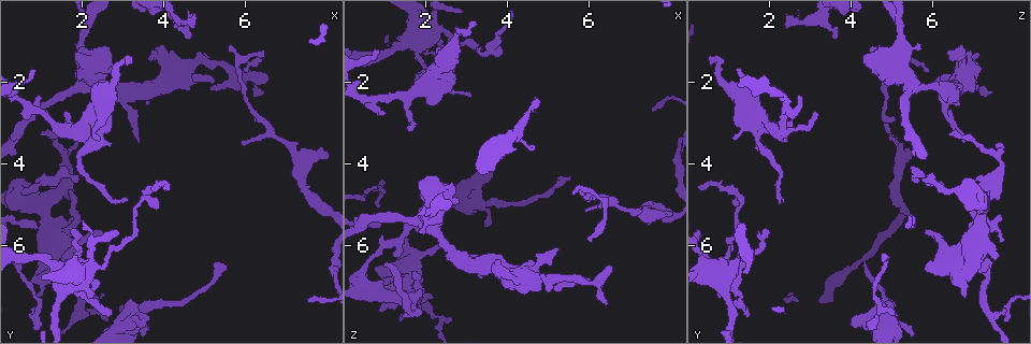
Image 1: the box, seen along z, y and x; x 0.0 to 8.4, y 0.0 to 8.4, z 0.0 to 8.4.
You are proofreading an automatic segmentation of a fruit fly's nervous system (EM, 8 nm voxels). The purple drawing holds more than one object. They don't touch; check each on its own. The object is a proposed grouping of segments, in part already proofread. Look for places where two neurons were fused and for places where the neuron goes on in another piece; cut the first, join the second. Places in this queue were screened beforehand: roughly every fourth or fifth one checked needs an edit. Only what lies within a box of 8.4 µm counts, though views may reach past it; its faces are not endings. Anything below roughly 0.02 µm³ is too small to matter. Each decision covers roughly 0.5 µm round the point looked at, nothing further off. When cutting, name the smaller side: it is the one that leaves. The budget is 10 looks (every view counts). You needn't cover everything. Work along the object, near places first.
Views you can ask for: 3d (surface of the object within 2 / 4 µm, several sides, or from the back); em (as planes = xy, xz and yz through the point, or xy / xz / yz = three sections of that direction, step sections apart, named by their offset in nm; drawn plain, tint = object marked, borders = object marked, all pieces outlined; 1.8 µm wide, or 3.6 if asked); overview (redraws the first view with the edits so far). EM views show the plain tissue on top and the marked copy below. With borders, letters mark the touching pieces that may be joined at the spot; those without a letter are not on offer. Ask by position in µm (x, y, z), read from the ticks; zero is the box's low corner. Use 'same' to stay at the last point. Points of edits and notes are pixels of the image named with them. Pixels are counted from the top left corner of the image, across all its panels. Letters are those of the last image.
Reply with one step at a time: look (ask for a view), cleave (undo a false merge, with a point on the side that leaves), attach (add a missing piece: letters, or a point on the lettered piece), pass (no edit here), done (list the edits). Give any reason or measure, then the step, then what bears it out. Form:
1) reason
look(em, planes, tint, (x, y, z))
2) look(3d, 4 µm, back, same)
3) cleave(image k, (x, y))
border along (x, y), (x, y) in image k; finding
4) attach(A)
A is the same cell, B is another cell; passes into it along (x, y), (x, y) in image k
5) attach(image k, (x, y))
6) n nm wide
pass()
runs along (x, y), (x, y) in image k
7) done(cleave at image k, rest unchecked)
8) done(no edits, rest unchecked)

look(3d, 2 µm, (5.55, 6.50, 4.35))

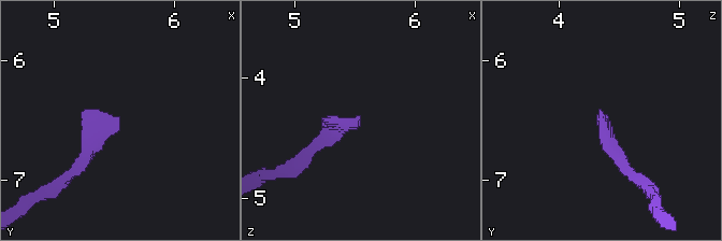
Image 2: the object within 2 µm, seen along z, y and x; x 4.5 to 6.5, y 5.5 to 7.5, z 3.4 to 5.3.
look(em, planes, tint, (5.52, 6.50, 4.34))

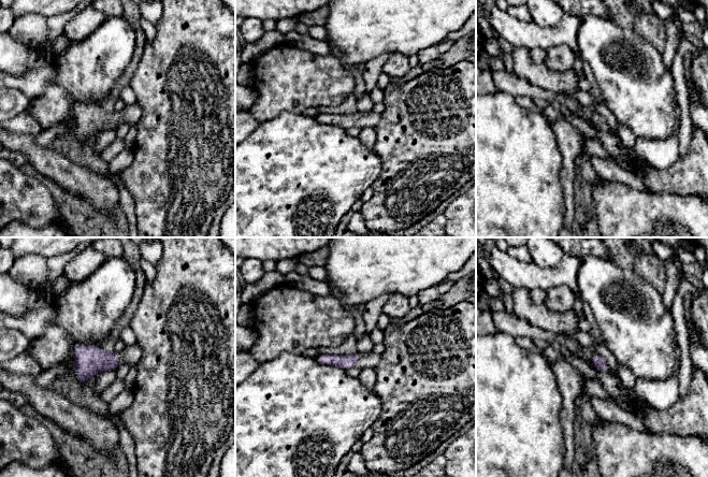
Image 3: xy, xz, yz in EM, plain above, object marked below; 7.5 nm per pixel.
look(em, planes, borders, same)

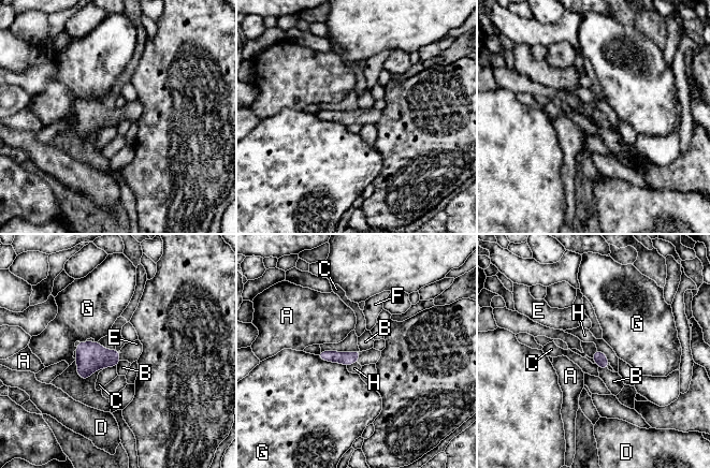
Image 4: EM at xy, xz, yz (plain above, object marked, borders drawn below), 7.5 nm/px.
G touches over 240 nm
attach(E)
E is the same cell, A, B, C, D, F, G and H are other cells; passes into it along (346, 359), (359, 356), (370, 356) in image 4; the neuron continues

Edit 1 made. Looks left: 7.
redraw
look(overview)

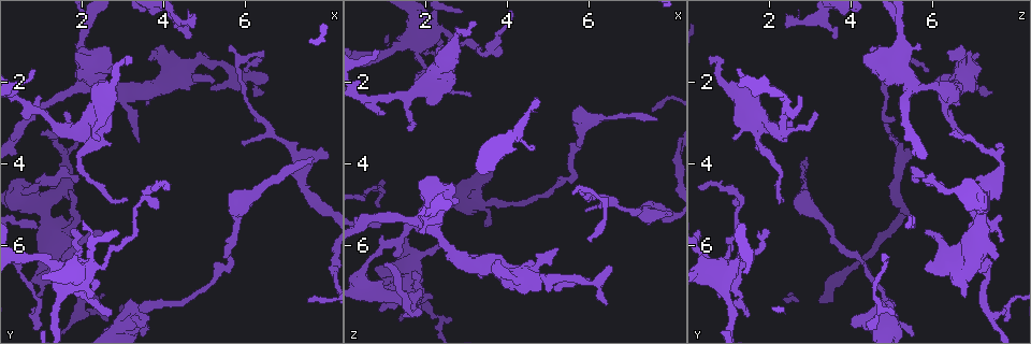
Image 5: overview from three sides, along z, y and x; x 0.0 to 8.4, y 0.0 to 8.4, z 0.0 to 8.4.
sudden change in width
look(em, xy, step 8, tint, (6.55, 4.55, 2.95))

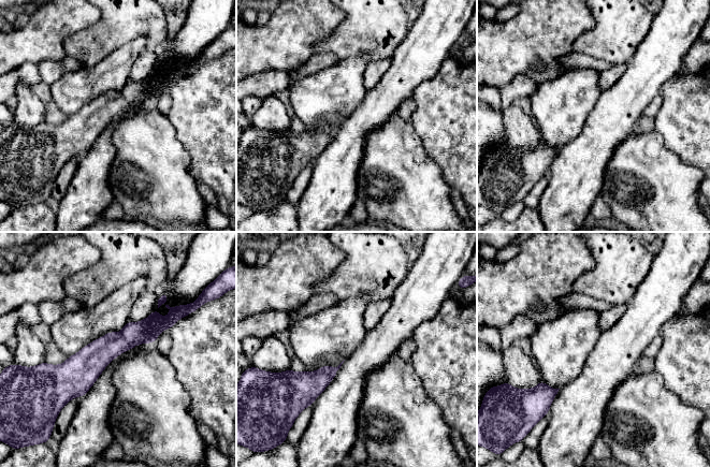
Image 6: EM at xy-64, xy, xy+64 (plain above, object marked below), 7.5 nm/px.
cut it another way
look(em, planes, tint, same)

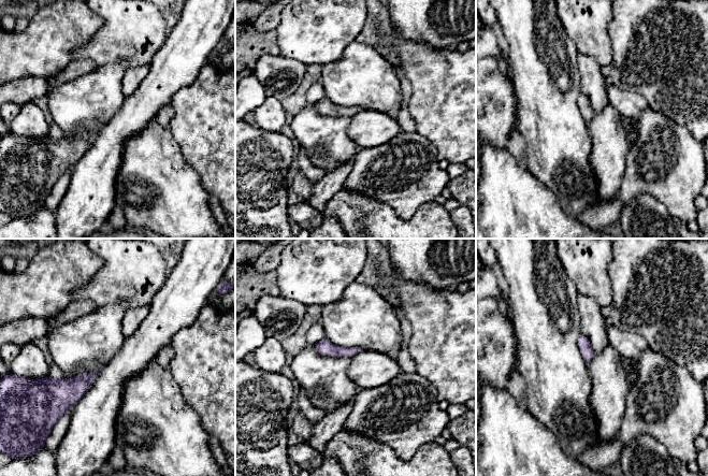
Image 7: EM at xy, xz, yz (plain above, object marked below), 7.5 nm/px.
look(em, planes, borders, same)

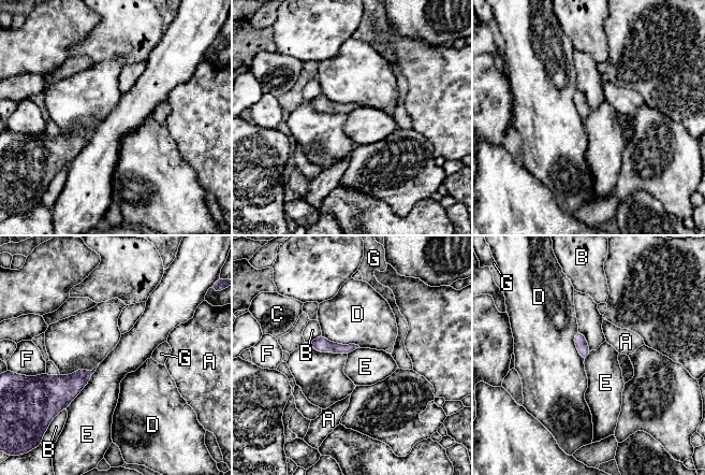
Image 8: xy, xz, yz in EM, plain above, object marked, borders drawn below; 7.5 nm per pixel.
20 nm wide
pass()
A, B, C, D, E, F and G are other cells; border along (100, 363), (86, 386), (65, 408) in image 8; continuous, no second neuron

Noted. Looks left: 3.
free end
look(em, planes, tint, (6.35, 2.30, 7.45))

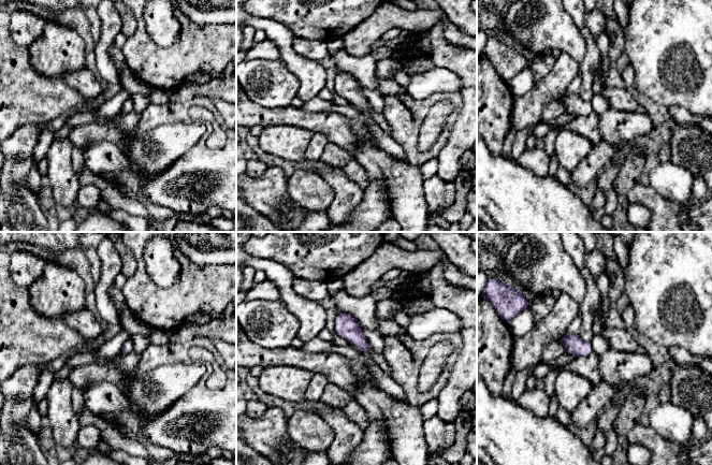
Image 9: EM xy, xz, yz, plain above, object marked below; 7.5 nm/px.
look(em, planes, borders, same)

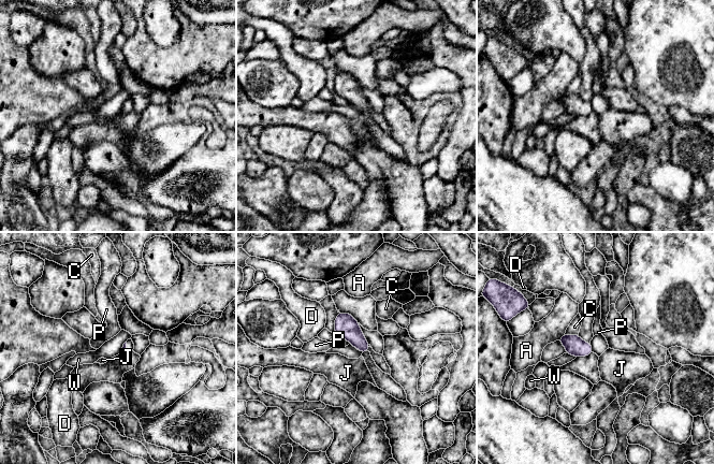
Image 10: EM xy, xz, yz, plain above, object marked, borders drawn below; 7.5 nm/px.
pass()
A, C, D, J, P and W are other cells; border along (589, 343), (593, 351) in image 10; none of them fits

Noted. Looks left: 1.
done(attach at image 4, rest unchecked)

